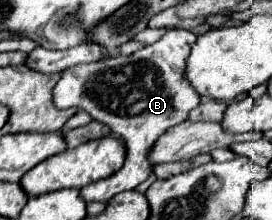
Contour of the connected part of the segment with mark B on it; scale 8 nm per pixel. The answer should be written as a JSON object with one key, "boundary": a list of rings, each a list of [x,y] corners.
{"boundary":[[[168,30],[158,42],[148,44],[130,56],[70,66],[70,70],[60,72],[60,80],[52,90],[54,106],[60,110],[76,108],[88,112],[92,120],[110,126],[110,130],[120,136],[128,148],[126,162],[116,174],[80,190],[84,202],[108,202],[118,192],[134,190],[140,182],[144,182],[152,172],[146,154],[156,138],[170,126],[184,122],[188,112],[200,104],[200,96],[184,78],[184,62],[194,40],[196,34],[190,30]]]}

